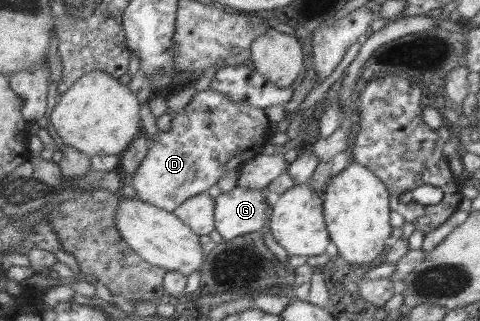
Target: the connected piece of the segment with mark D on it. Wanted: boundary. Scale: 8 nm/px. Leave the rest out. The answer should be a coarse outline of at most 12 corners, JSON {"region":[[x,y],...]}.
{"region":[[209,90],[129,180],[171,213],[270,143],[263,110]]}

